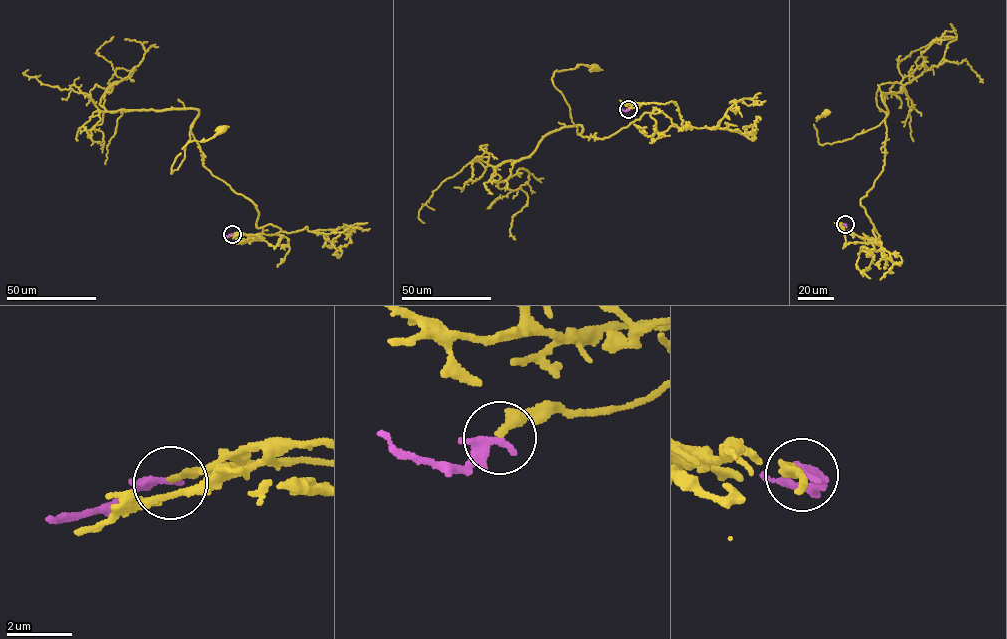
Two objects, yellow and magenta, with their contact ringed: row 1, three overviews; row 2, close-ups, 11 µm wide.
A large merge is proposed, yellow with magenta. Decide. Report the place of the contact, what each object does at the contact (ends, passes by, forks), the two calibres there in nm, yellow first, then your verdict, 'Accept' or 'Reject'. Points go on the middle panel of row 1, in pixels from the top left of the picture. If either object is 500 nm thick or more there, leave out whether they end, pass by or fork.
Place: (628, 109). At the ring yellow ends. At the ring magenta ends. Thickness 240 nm (yellow) against 320 nm. Accept

